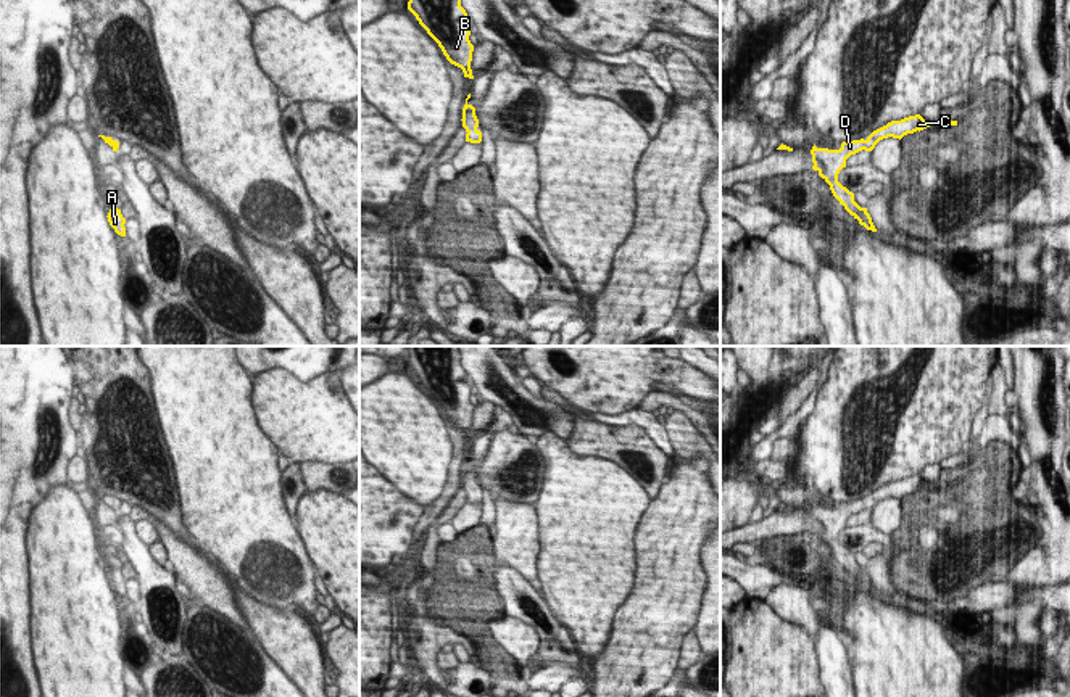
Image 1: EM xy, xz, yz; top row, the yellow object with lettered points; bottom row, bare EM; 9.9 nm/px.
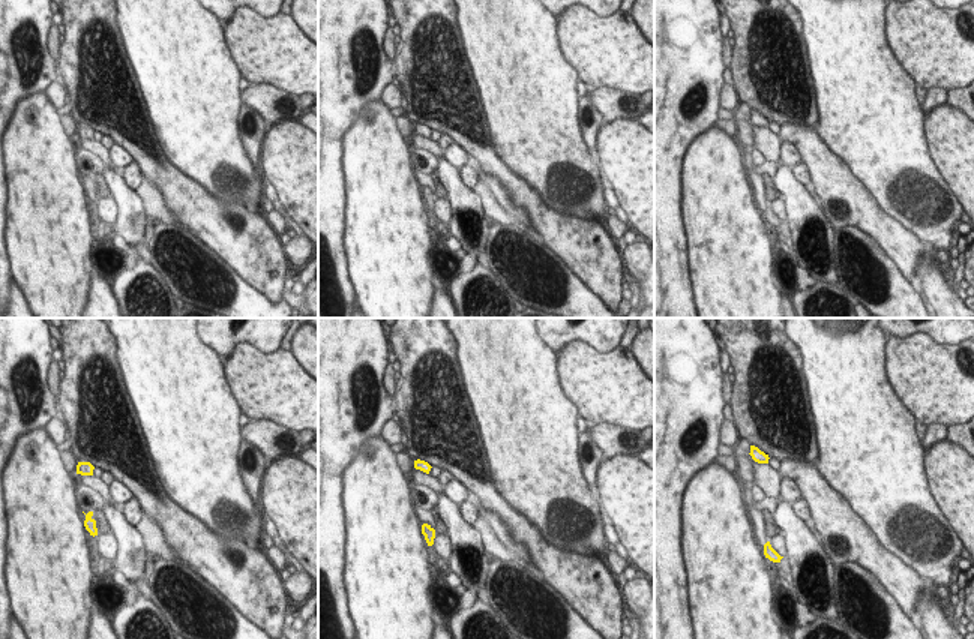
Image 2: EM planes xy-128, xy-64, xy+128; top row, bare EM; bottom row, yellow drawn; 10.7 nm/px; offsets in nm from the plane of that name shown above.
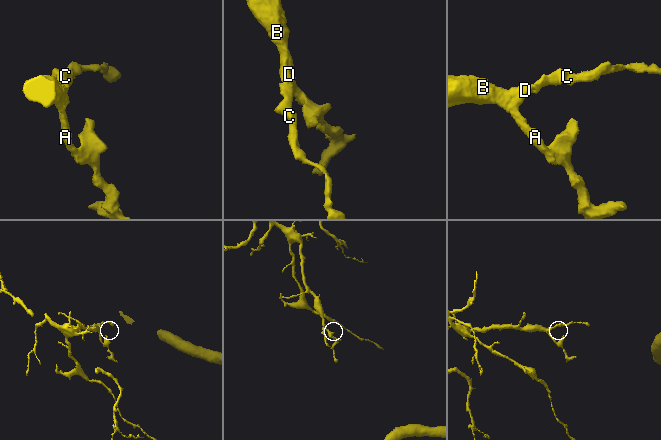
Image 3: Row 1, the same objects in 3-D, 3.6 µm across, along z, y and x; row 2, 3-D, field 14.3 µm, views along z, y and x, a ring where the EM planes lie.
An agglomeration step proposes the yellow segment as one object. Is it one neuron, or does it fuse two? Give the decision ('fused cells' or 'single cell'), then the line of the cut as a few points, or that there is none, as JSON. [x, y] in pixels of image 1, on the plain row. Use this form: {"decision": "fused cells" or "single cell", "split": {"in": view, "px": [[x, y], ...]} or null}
{"decision": "single cell", "split": null}

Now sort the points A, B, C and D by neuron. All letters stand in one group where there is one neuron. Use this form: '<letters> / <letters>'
A B C D

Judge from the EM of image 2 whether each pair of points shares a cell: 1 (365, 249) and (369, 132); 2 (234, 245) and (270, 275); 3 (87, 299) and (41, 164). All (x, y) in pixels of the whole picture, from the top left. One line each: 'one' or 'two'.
1: one
2: one
3: one

